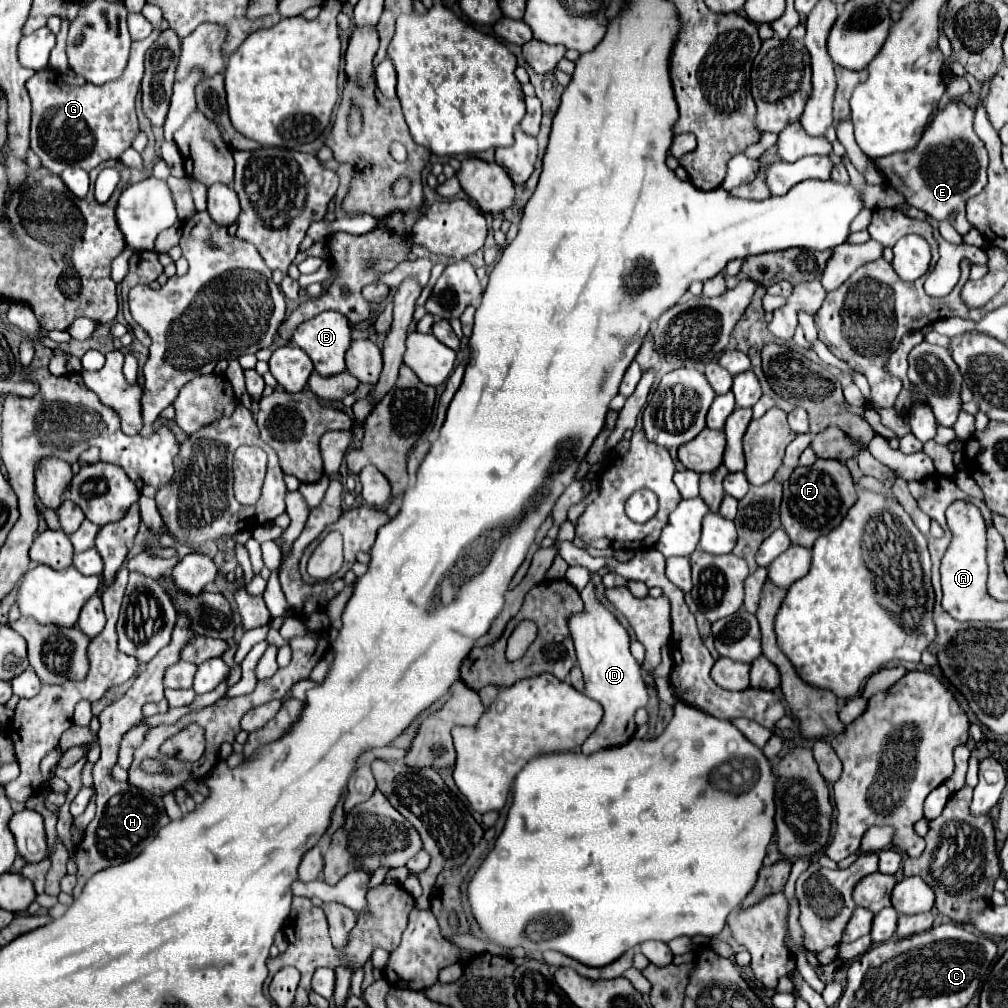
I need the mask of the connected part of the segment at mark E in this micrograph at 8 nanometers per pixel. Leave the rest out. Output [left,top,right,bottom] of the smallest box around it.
[876,102,986,236]

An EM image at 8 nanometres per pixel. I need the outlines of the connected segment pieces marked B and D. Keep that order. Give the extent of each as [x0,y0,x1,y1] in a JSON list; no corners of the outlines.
[[292,312,350,376],[570,582,648,754]]

